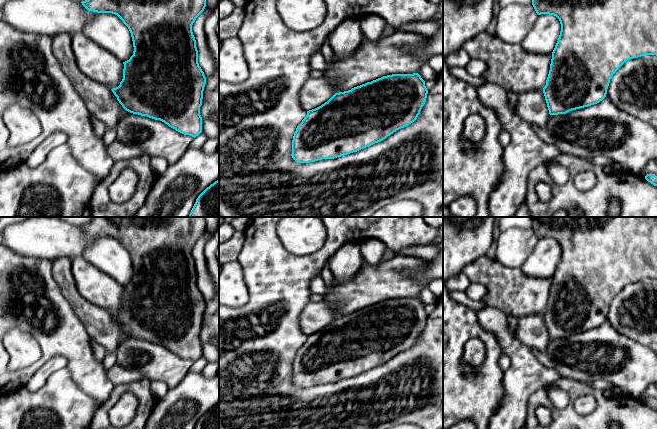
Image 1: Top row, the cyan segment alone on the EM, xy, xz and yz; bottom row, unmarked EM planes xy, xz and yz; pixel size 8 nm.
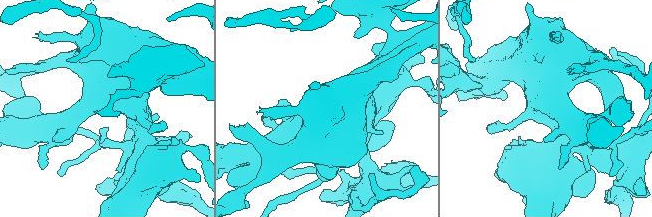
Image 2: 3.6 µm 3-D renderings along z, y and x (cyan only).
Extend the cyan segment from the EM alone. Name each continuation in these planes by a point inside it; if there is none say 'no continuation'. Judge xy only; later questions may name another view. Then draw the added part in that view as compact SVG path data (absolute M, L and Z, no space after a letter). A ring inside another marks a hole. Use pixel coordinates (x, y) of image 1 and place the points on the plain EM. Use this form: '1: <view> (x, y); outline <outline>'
no continuation

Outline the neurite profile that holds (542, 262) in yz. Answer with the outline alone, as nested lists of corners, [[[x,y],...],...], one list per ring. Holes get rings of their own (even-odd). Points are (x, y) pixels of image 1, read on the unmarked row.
[[[538,239],[533,252],[521,266],[521,271],[532,278],[552,278],[561,255],[559,243],[554,239]]]

